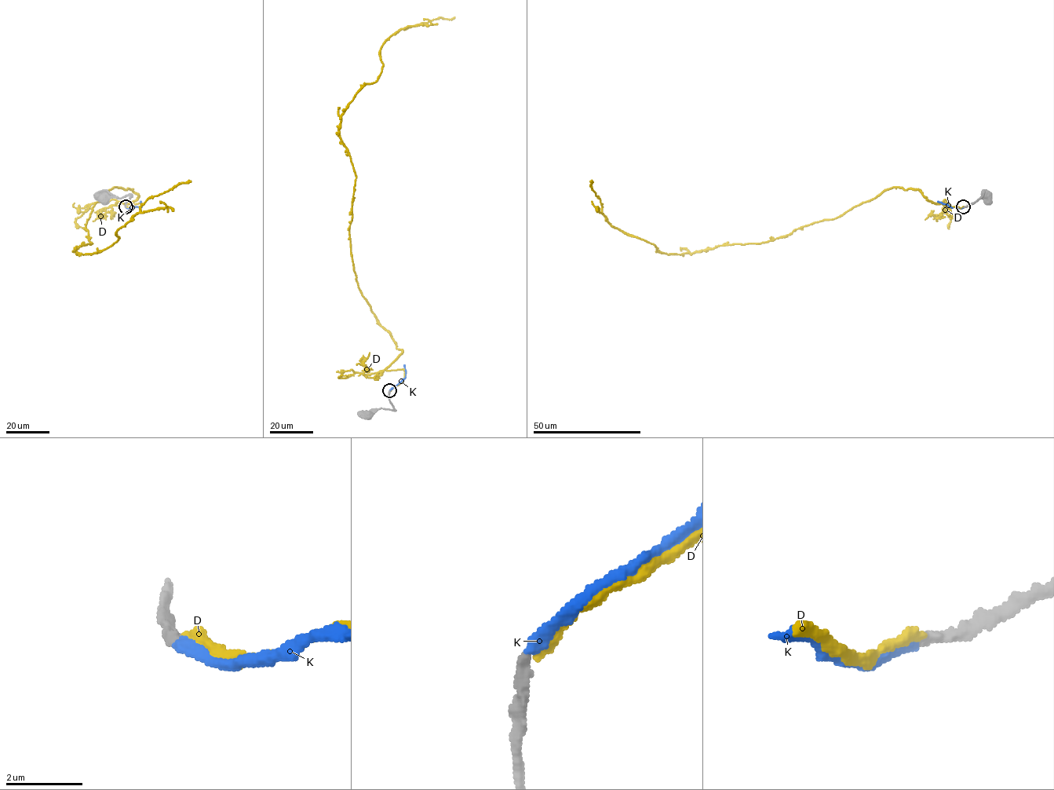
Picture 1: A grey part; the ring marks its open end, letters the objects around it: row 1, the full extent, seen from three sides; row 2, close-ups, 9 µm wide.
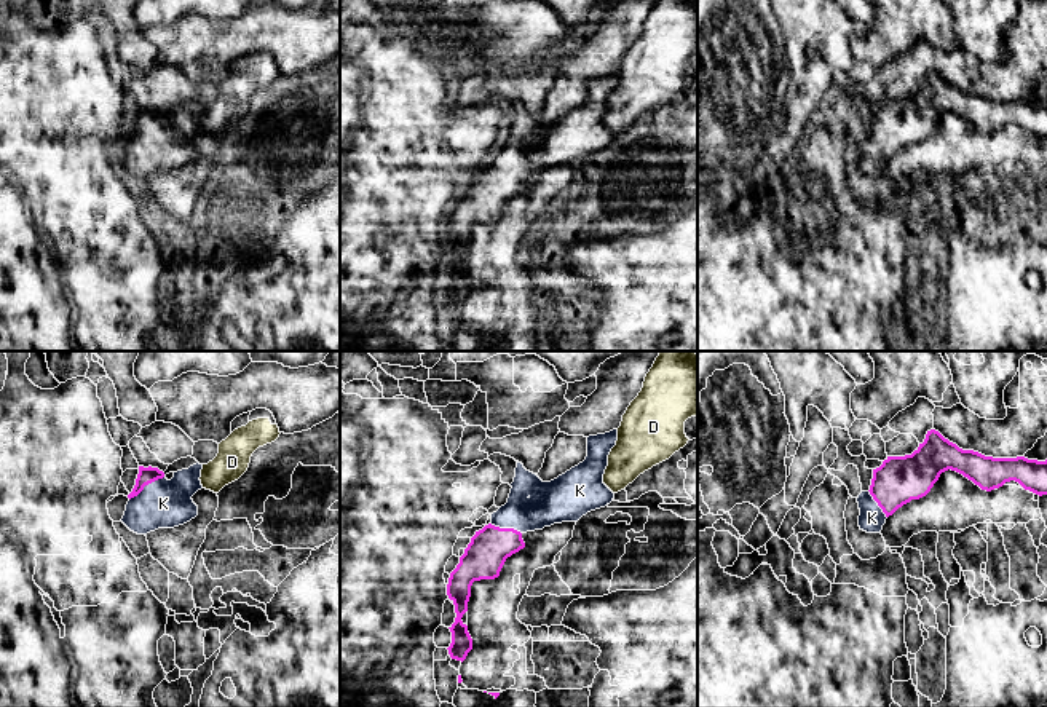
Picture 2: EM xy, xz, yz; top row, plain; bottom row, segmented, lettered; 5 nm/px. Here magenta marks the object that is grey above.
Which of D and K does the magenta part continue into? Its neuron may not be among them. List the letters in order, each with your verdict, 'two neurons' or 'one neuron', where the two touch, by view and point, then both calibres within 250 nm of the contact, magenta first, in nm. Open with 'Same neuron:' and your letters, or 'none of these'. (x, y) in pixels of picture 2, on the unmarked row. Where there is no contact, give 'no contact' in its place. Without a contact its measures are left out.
Same neuron: K
D: two neurons; no contact
K: one neuron; contact xy (146, 126); calibres 90 and 240 nm

